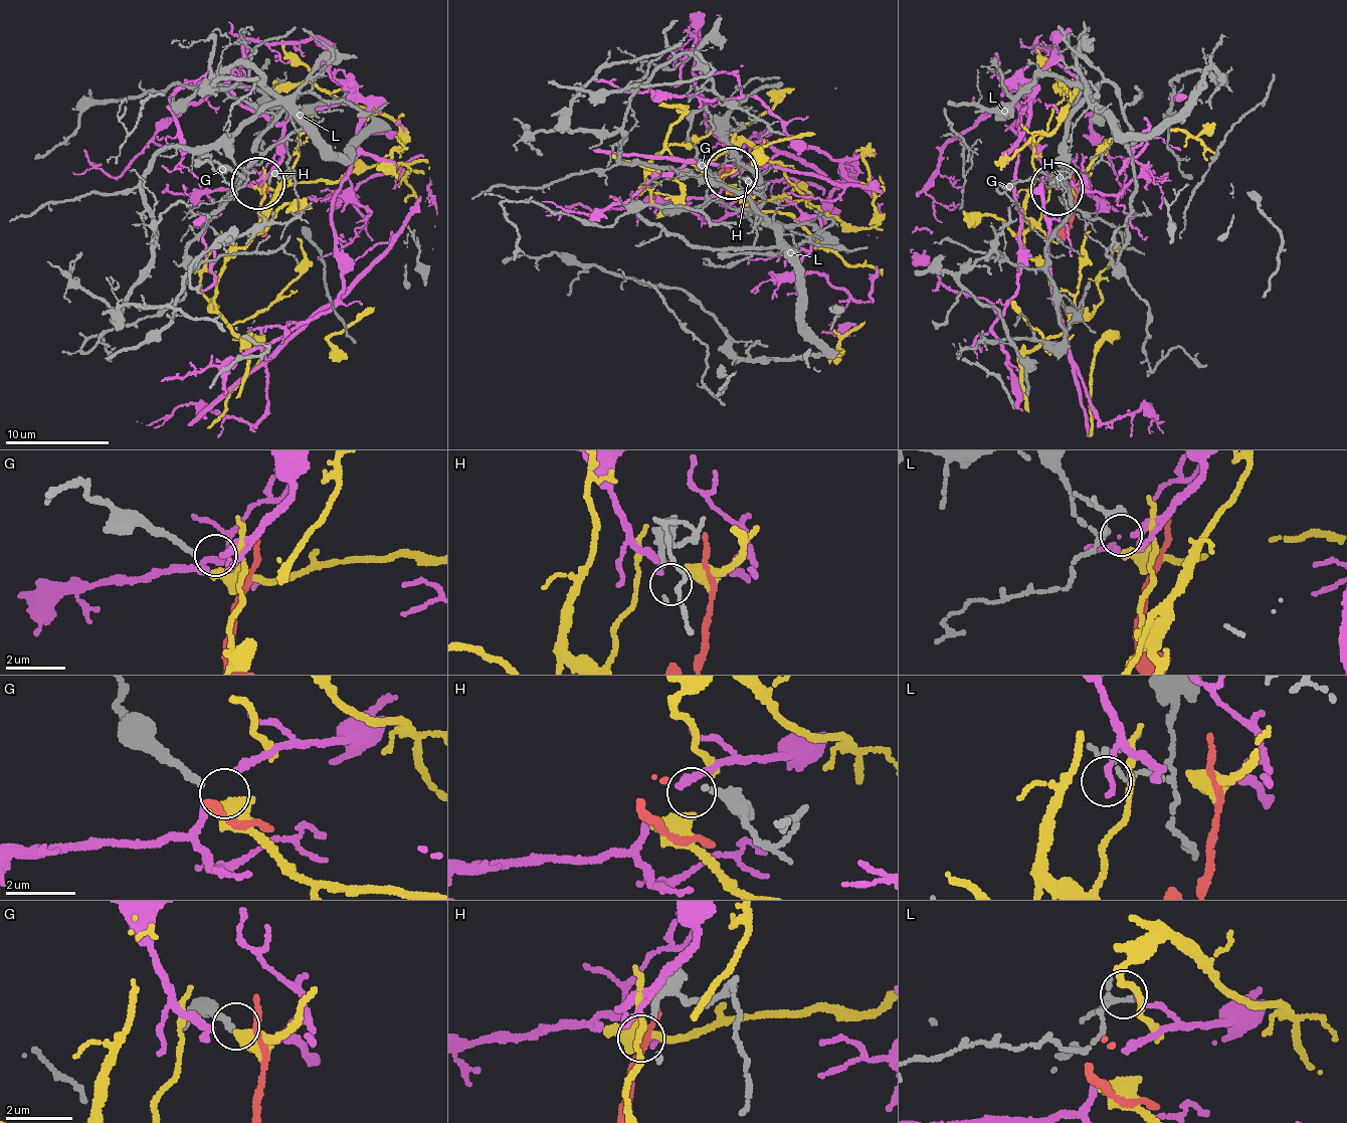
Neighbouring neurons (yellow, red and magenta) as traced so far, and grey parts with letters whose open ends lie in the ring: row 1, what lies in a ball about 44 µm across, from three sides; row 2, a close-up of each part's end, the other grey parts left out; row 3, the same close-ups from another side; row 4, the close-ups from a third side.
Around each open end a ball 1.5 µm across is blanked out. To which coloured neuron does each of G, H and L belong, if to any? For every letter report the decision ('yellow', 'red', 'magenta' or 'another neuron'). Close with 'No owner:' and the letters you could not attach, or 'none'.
G: yellow
H: another neuron
L: another neuron
No owner: H, L

